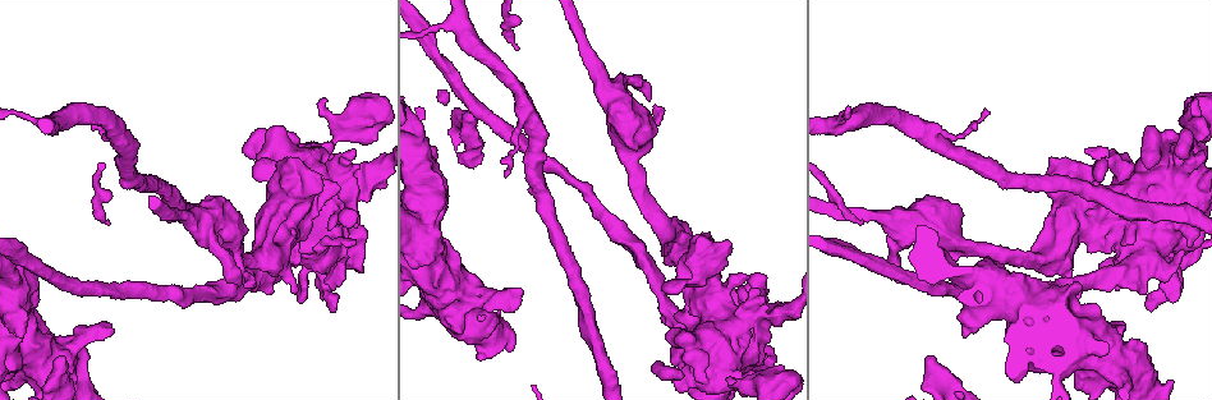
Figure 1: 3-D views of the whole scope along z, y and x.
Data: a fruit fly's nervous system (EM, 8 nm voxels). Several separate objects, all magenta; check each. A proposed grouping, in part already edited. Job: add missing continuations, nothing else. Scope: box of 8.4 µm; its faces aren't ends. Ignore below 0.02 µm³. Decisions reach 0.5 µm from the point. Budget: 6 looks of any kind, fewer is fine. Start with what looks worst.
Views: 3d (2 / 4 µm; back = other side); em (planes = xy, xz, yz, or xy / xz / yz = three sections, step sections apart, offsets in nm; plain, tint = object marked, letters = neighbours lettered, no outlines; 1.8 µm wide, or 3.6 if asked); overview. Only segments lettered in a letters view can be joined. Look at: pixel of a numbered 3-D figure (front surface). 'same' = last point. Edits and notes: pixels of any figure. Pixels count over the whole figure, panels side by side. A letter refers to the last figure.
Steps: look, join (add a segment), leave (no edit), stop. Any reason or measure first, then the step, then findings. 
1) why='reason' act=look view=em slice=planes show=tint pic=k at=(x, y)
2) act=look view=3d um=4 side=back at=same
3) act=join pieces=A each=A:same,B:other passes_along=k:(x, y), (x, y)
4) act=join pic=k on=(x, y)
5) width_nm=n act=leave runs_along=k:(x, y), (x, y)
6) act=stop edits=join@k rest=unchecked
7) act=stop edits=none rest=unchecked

why='an open end' act=look view=3d um=2 pic=1 at=(471, 117)

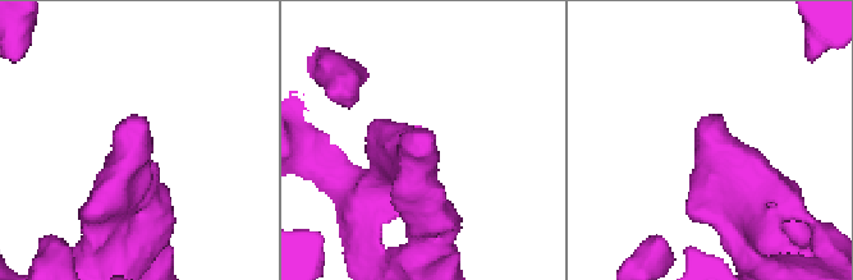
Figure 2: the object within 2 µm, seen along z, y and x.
act=look view=em slice=xz step=8 show=tint pic=2 at=(435, 136)

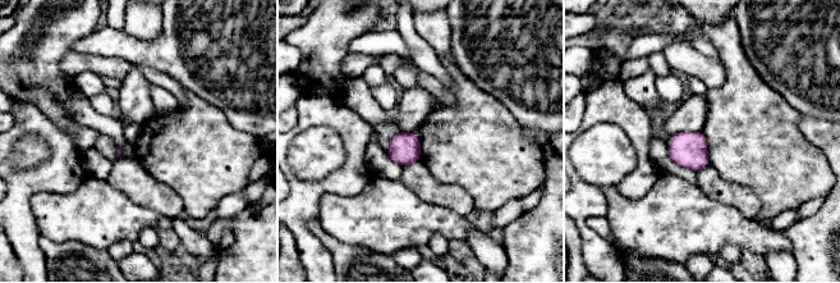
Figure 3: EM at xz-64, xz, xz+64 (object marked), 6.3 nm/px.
act=look view=em slice=planes show=letters at=same

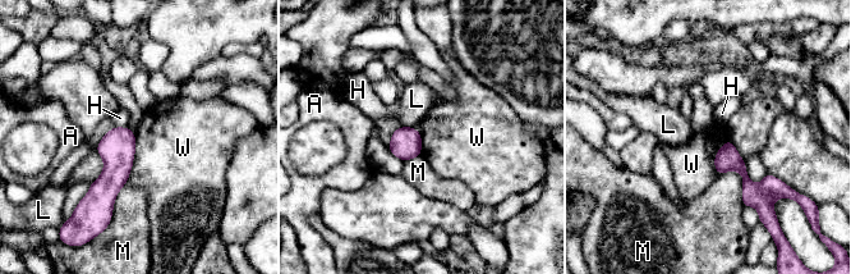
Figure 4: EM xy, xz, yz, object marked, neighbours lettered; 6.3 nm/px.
act=leave each=A:other,H:other,L:other,M:other,W:other found='no lettered segment goes on from it'

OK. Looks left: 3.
why='sudden change in width' act=look view=3d um=4 pic=1 at=(699, 346)

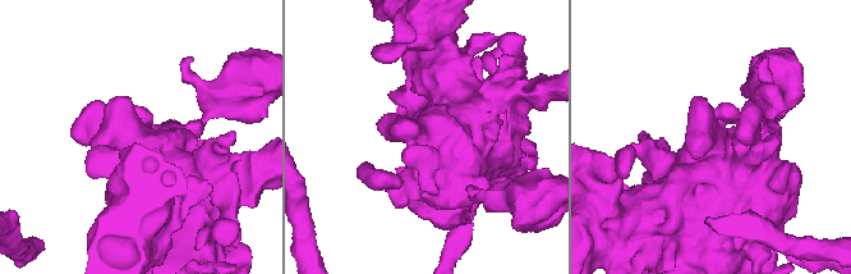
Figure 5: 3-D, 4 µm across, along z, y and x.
why='need the tissue' act=look view=em slice=planes show=tint pic=5 at=(707, 133)

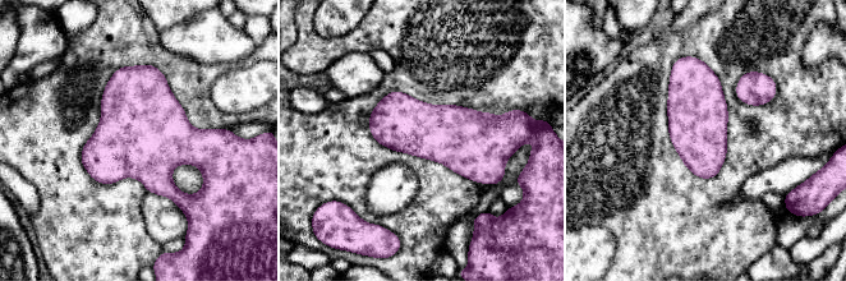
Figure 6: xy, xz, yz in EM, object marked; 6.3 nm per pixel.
act=look view=em slice=planes show=letters at=same

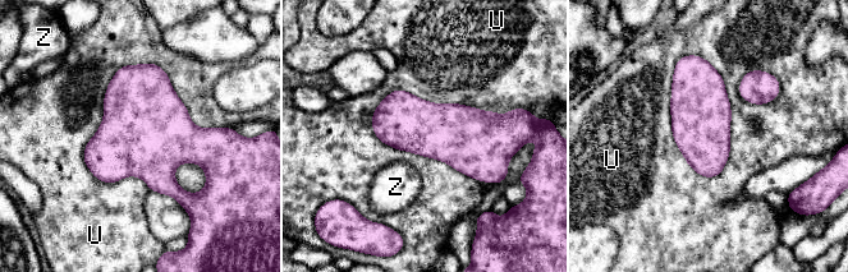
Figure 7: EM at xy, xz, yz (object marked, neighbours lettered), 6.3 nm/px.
width_nm=360 act=leave each=U:other,Z:other border=7:(686, 54), (670, 133), (715, 178) found='no lettered segment goes on from it'

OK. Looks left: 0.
act=stop edits=none rest=unchecked

